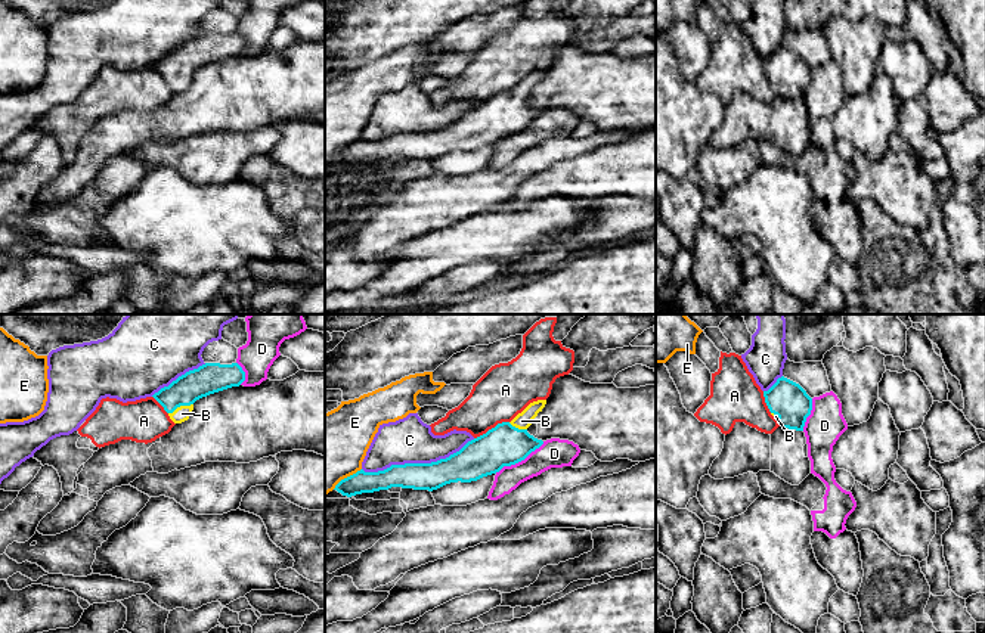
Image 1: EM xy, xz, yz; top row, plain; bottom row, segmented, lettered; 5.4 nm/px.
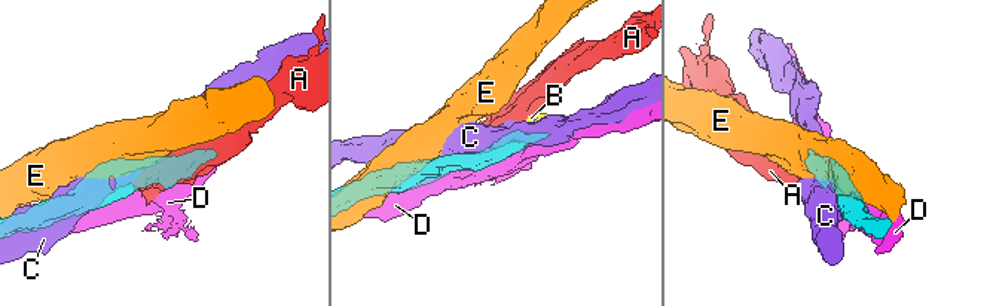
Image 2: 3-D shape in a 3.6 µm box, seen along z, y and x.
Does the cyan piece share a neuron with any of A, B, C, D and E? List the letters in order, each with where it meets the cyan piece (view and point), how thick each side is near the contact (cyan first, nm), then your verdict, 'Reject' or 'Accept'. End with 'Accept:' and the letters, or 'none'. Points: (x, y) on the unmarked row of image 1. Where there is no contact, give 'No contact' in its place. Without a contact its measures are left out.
A: Touches cyan at xz (492, 98). Thickness 220 nm (cyan) against 300 nm. Reject
B: Touches cyan at xy (180, 74). Thickness 170 nm (cyan) against 90 nm. Accept
C: Touches cyan at xz (418, 133). Thickness 170 nm (cyan) against 240 nm. Reject
D: Touches cyan at xz (519, 130). Thickness 220 nm (cyan) against 160 nm. Reject
E: Touches cyan at xz (347, 146). Thickness 120 nm (cyan) against 380 nm. Reject
Accept: B

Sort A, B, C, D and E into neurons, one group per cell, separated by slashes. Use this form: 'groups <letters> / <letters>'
groups A / B / C / D / E

